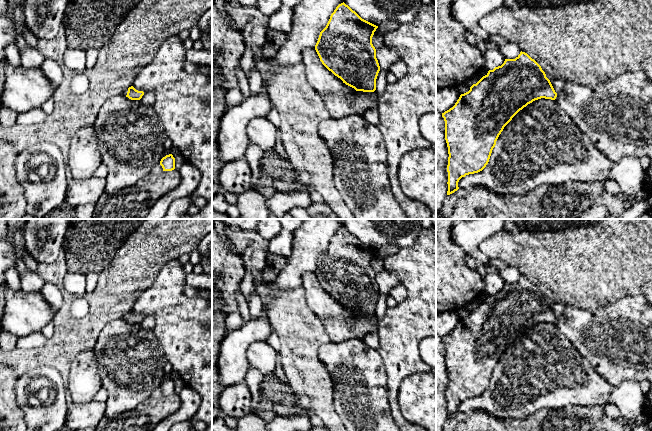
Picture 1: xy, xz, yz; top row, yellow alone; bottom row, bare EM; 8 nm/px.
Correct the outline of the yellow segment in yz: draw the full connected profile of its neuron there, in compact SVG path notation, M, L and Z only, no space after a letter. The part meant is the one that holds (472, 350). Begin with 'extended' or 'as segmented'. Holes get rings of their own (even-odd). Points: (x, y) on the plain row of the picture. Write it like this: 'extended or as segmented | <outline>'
as segmented | M522 275L515 283L505 283L501 290L489 294L468 316L461 318L453 331L442 337L449 378L447 419L459 413L458 406L462 401L486 391L499 359L520 334L535 324L555 324L556 321L557 317L541 290Z

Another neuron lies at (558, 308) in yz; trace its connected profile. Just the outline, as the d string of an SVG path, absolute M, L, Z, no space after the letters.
M556 302L551 305L551 308L555 314L556 317L559 317L562 315L564 310L567 308L567 305L563 302Z

